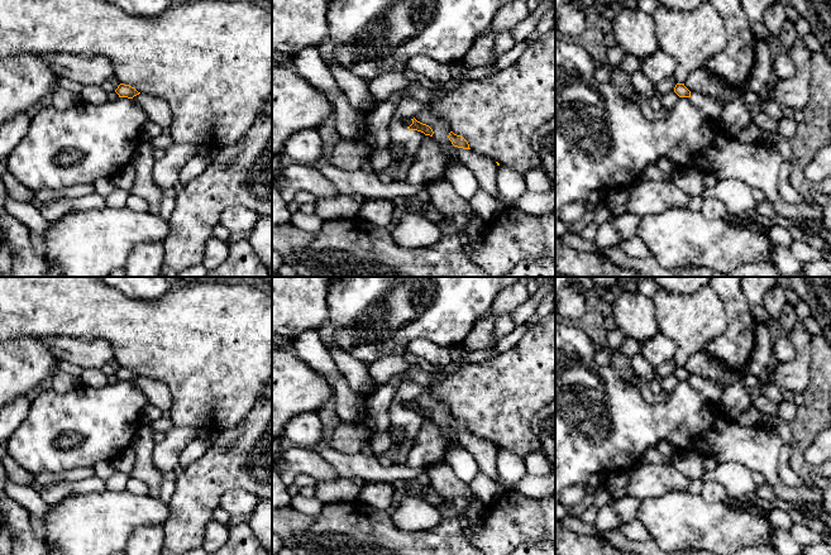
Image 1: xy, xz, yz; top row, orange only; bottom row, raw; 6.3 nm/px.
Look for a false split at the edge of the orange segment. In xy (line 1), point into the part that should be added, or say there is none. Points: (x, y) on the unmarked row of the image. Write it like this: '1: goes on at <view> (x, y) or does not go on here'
1: does not go on here

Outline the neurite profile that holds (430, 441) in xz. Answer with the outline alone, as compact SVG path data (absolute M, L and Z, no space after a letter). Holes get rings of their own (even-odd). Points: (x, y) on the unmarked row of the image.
M425 417L414 440L415 444L406 459L406 467L409 468L429 468L434 464L444 463L446 448L452 441L457 441L433 420Z

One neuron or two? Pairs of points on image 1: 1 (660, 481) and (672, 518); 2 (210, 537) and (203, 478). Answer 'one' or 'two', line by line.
1: two
2: two

